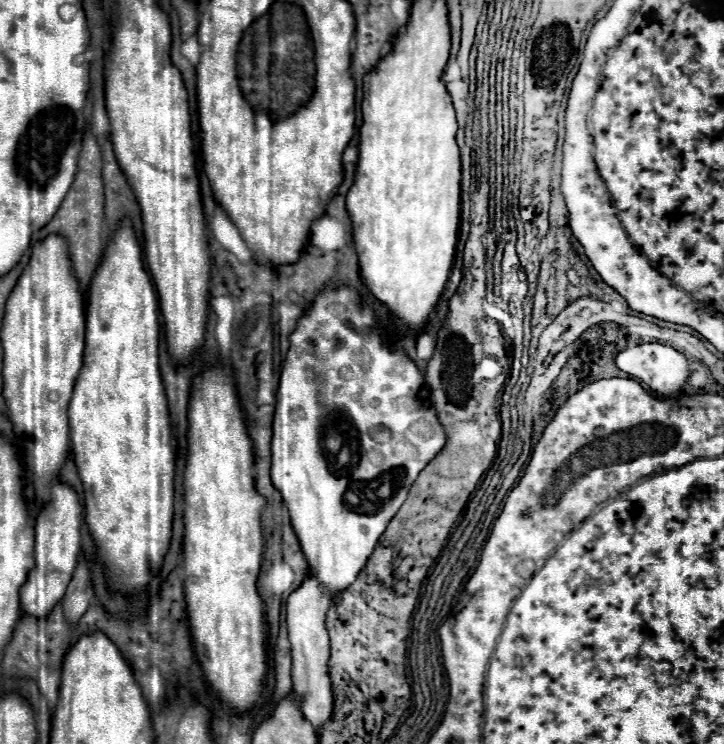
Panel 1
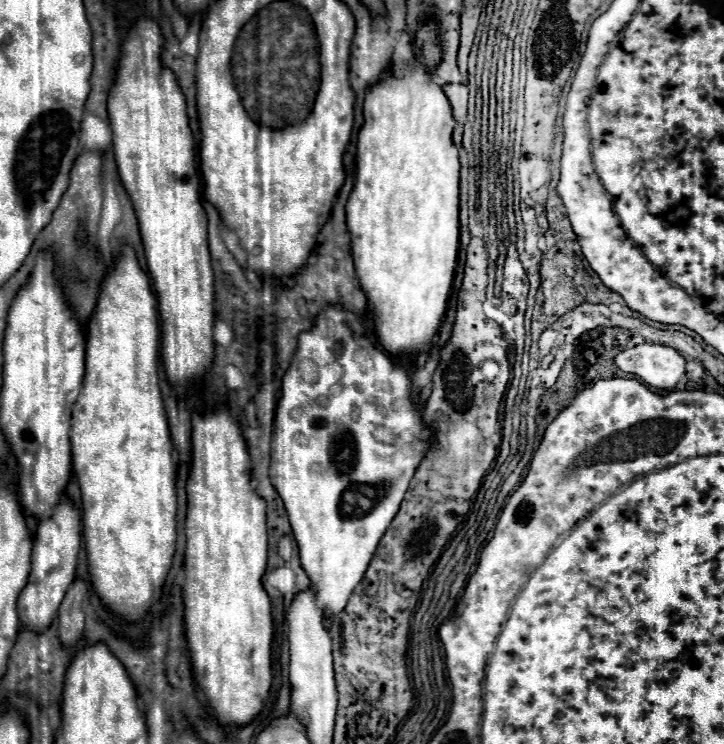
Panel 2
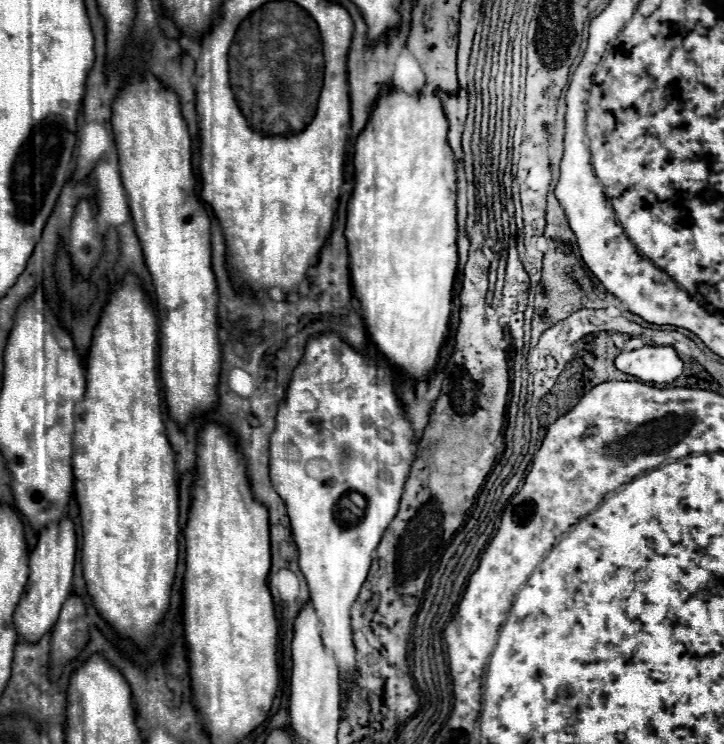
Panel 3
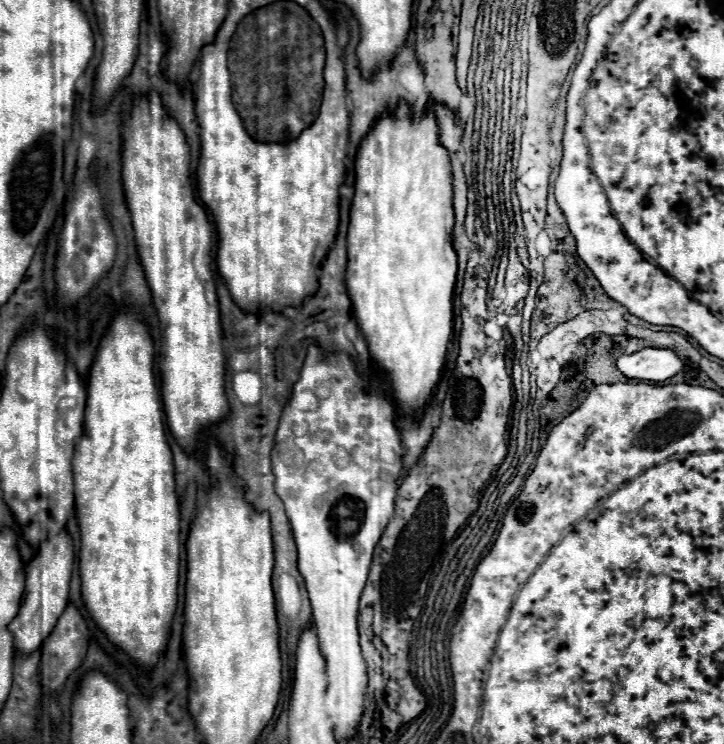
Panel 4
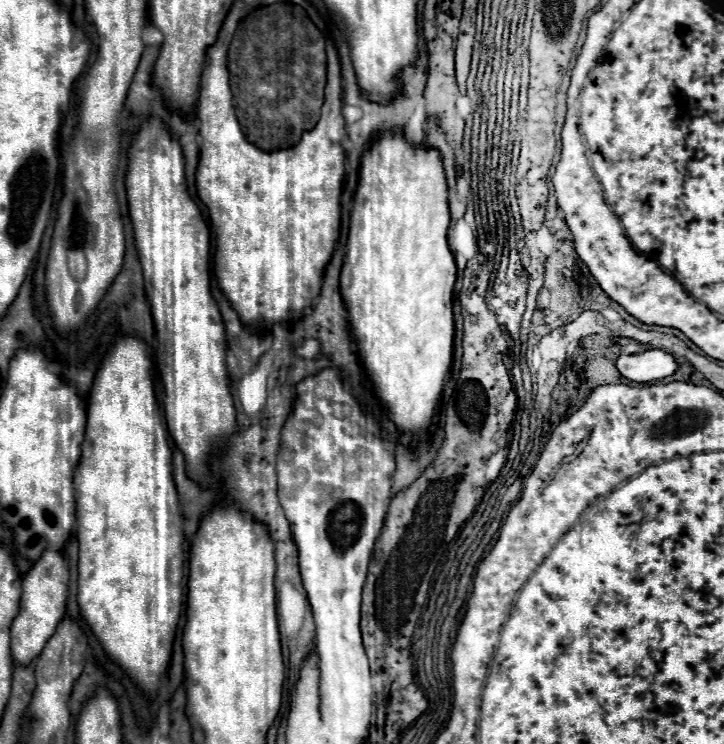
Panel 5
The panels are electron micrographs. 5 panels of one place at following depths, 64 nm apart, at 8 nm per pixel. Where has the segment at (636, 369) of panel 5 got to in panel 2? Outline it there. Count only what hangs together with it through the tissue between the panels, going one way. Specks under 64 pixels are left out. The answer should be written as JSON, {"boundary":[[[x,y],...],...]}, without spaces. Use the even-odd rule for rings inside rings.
{"boundary":[[[640,344],[616,356],[616,366],[656,388],[672,390],[686,374],[686,360],[670,346]]]}

